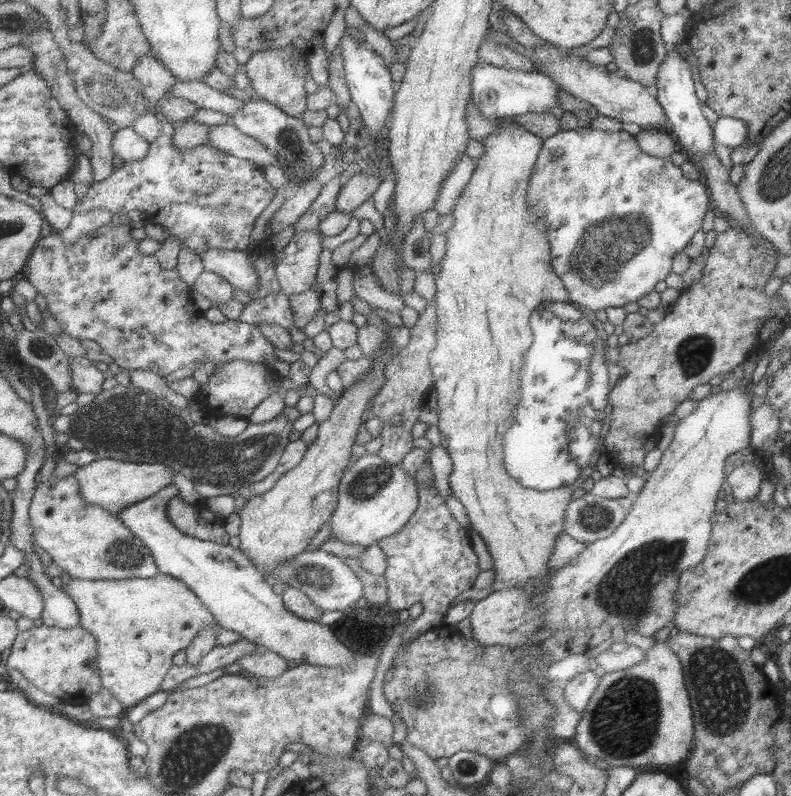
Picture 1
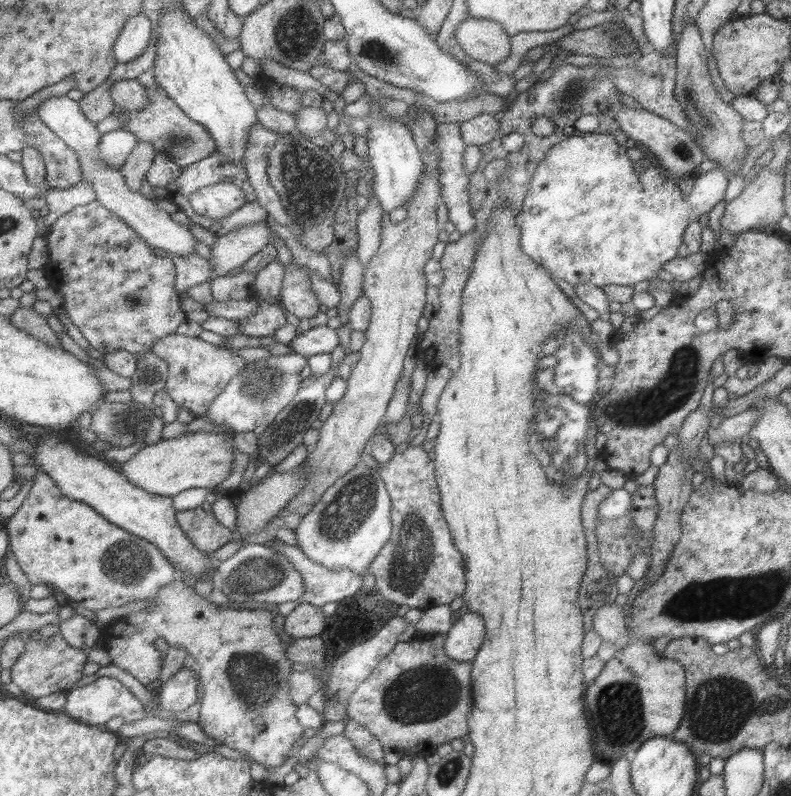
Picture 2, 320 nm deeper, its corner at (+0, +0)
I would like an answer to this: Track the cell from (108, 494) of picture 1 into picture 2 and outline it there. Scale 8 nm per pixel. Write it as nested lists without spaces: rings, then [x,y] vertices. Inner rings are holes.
[[[208,429],[194,433],[183,433],[171,439],[160,439],[145,446],[133,457],[118,465],[125,478],[161,496],[175,496],[184,490],[195,487],[219,490],[219,484],[232,472],[233,465],[232,435],[212,433]]]

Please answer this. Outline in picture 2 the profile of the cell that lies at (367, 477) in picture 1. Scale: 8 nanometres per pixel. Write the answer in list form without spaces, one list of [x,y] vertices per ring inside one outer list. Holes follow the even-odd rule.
[[[359,463],[337,478],[294,528],[298,547],[315,564],[329,570],[348,568],[353,574],[367,572],[370,562],[389,540],[390,498],[377,470]]]

